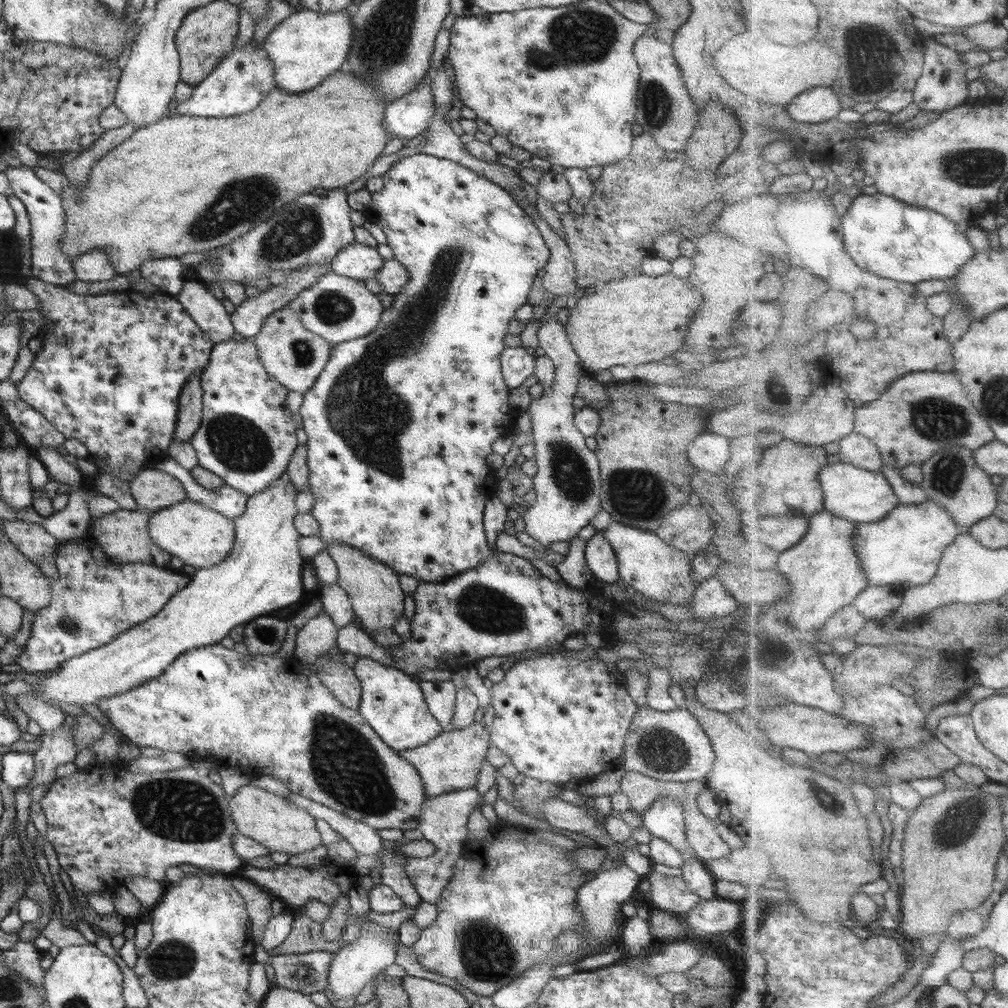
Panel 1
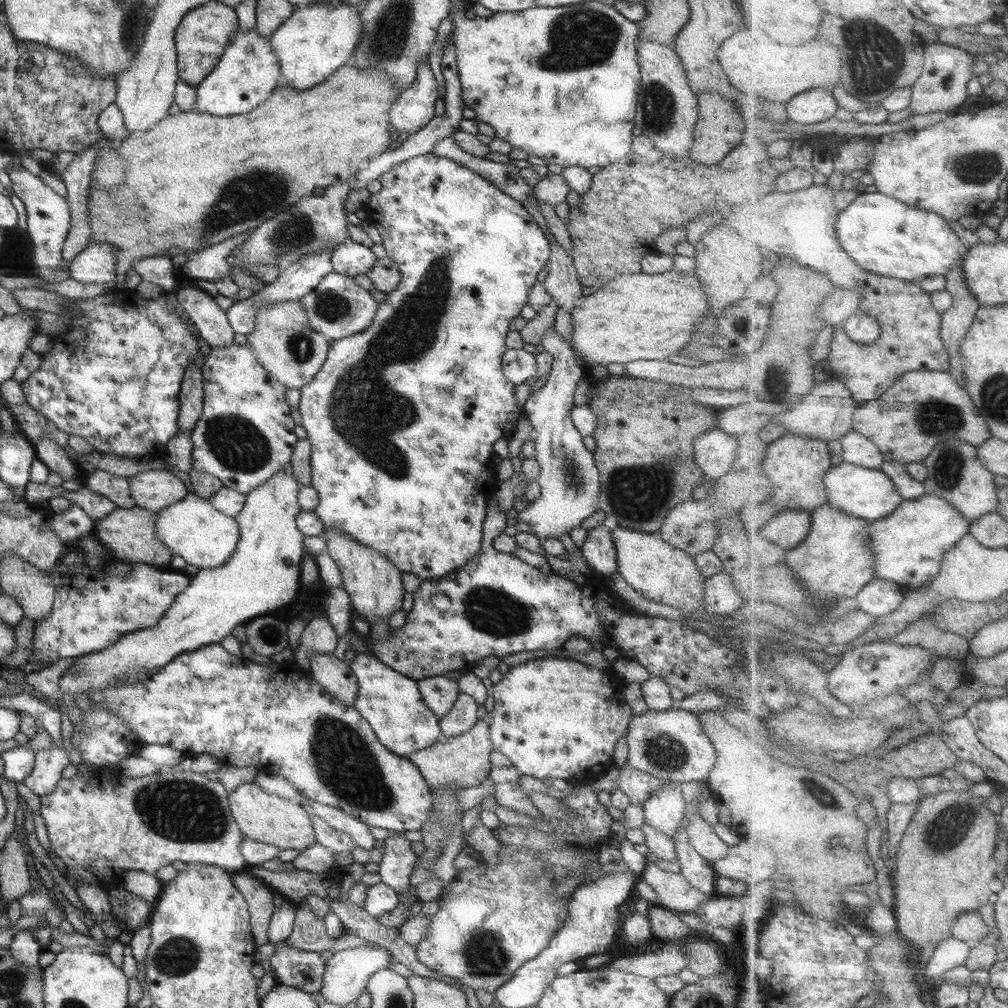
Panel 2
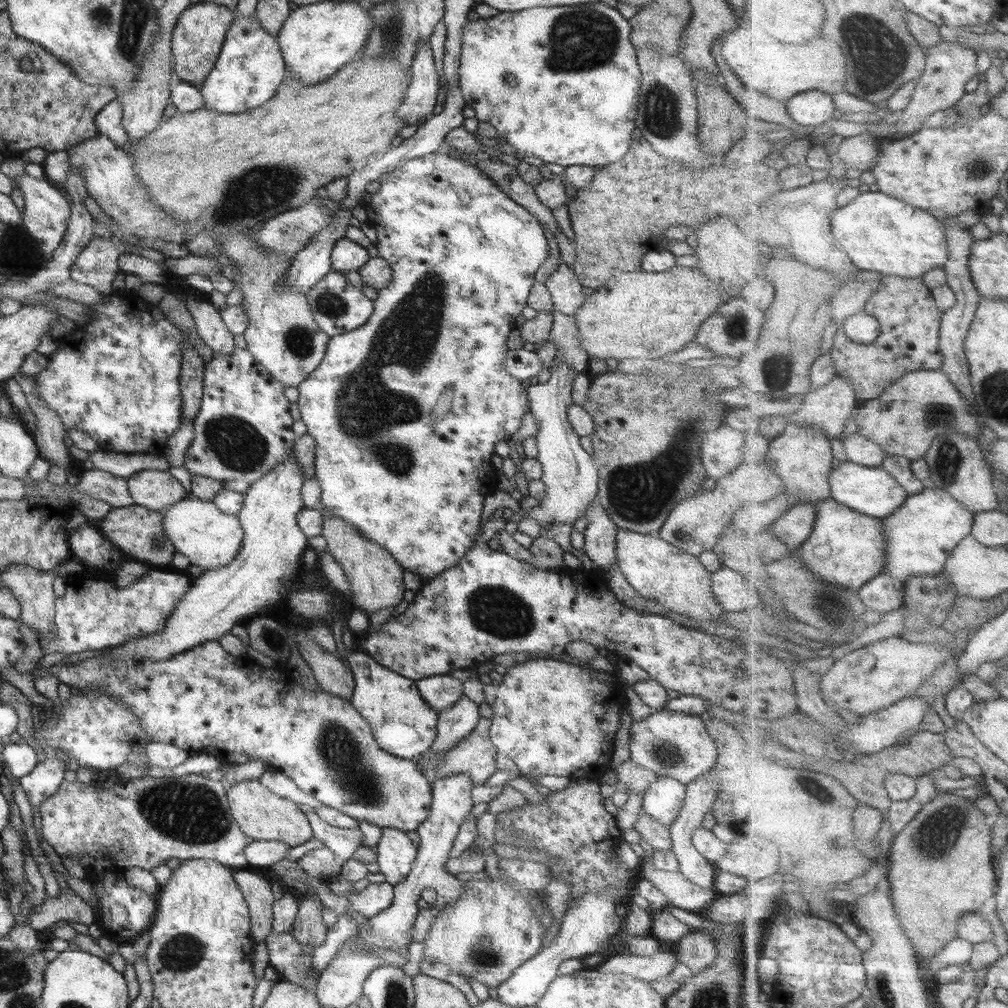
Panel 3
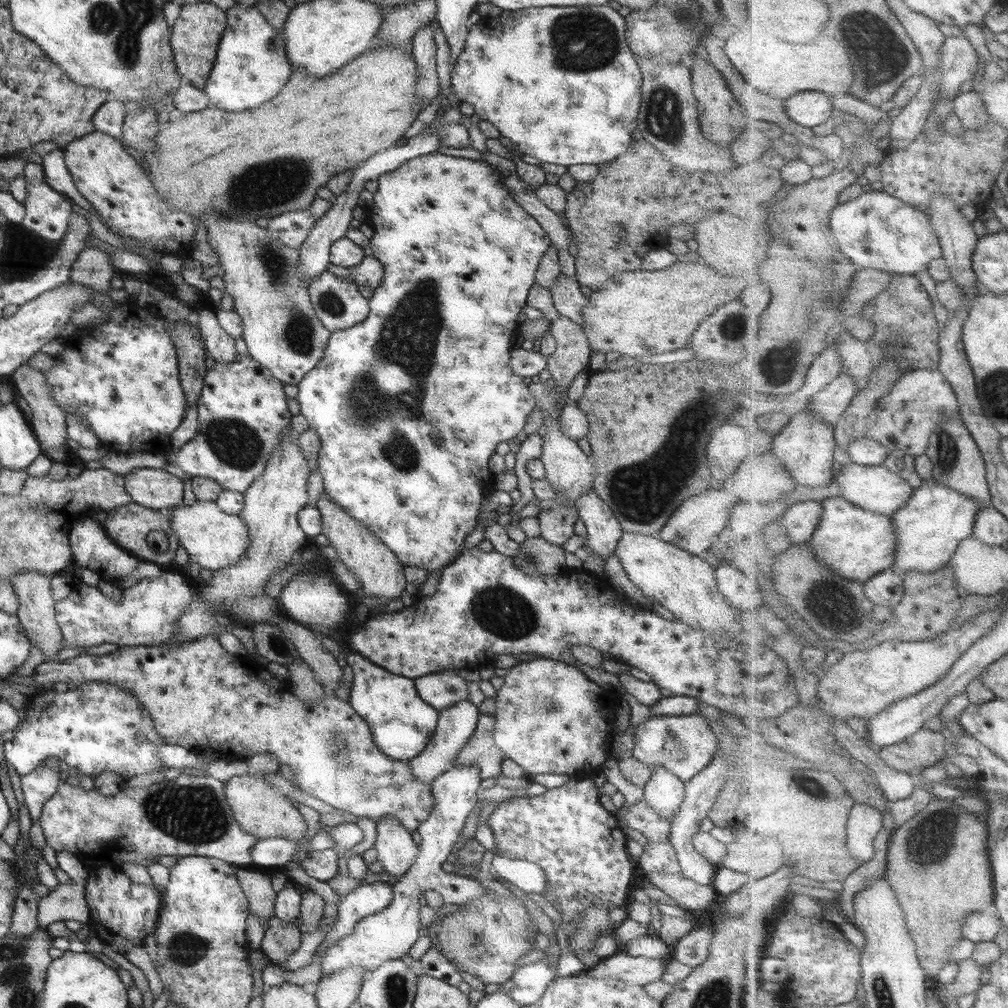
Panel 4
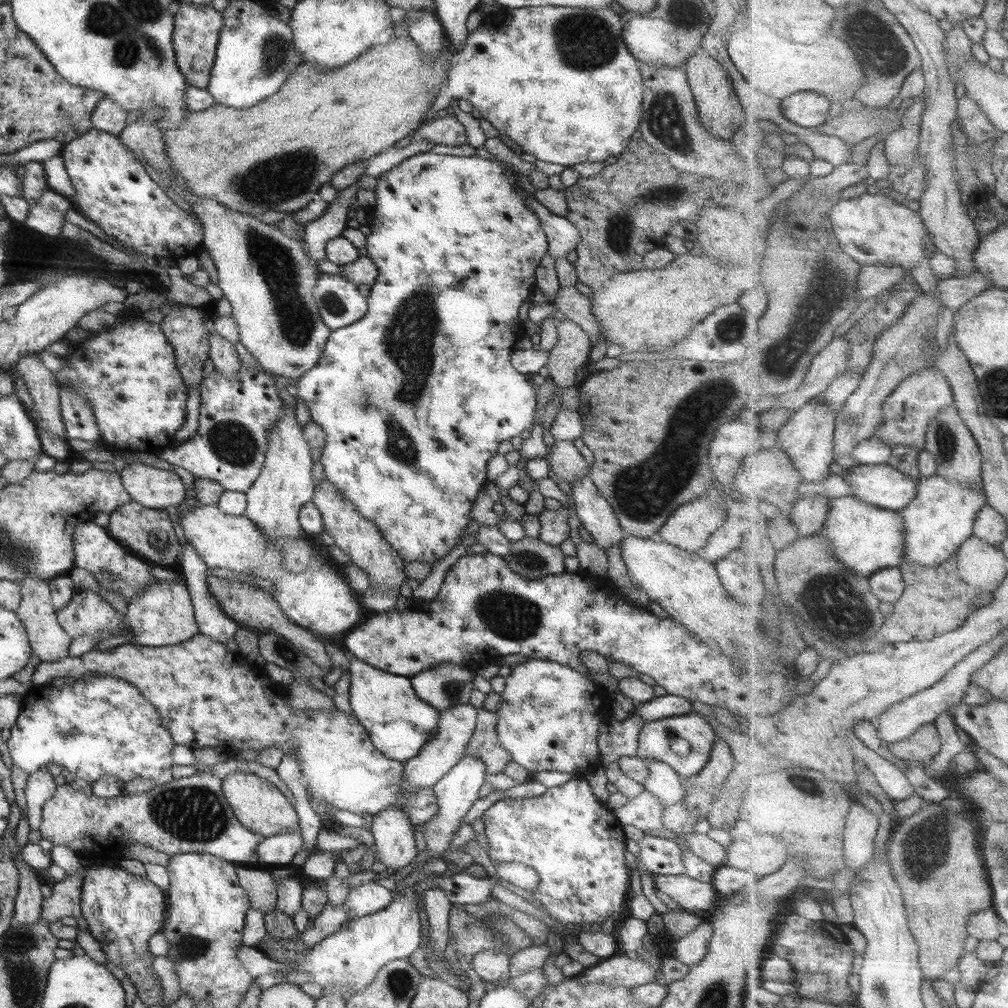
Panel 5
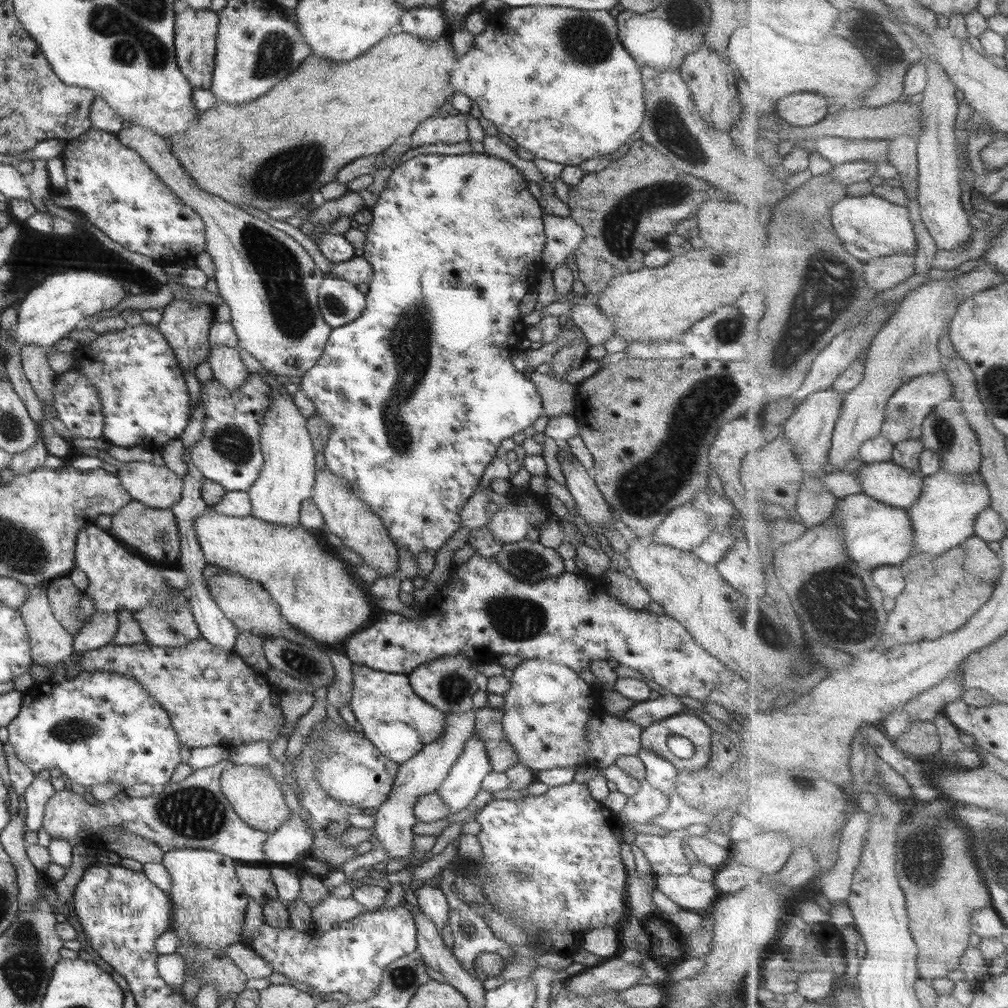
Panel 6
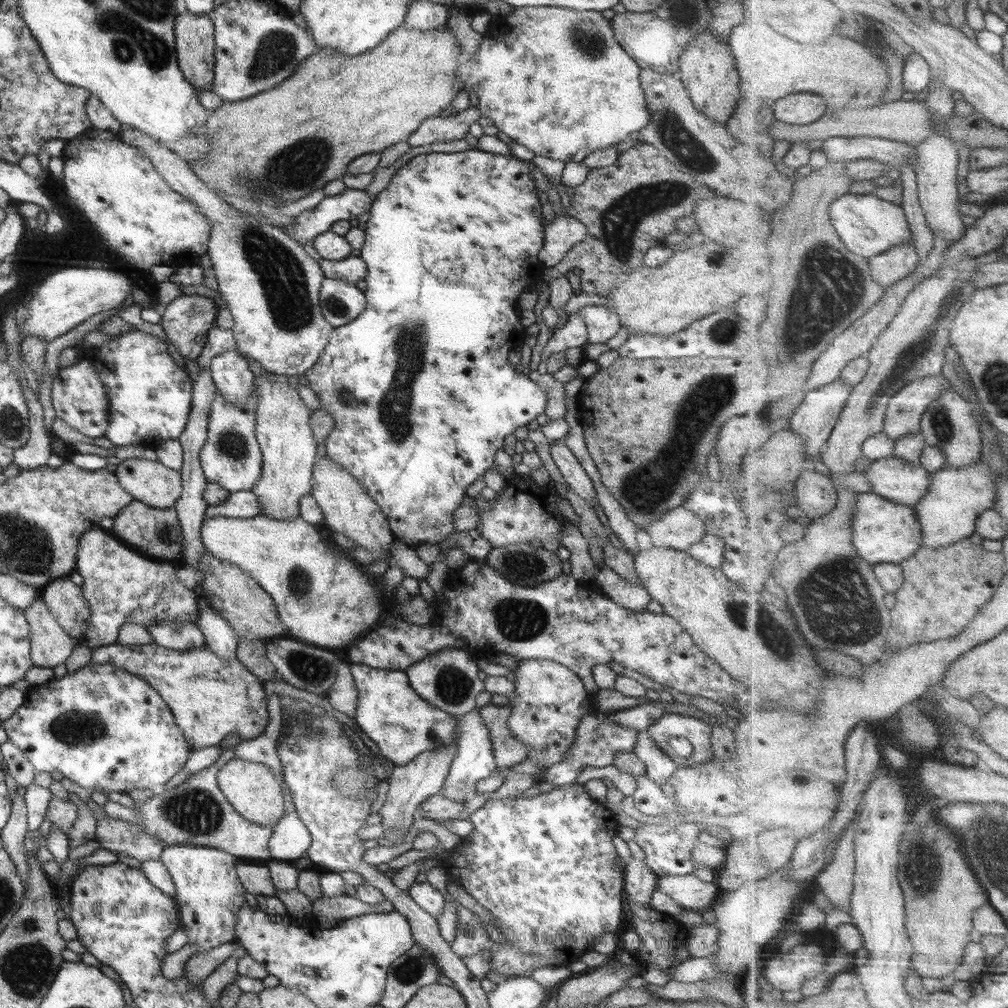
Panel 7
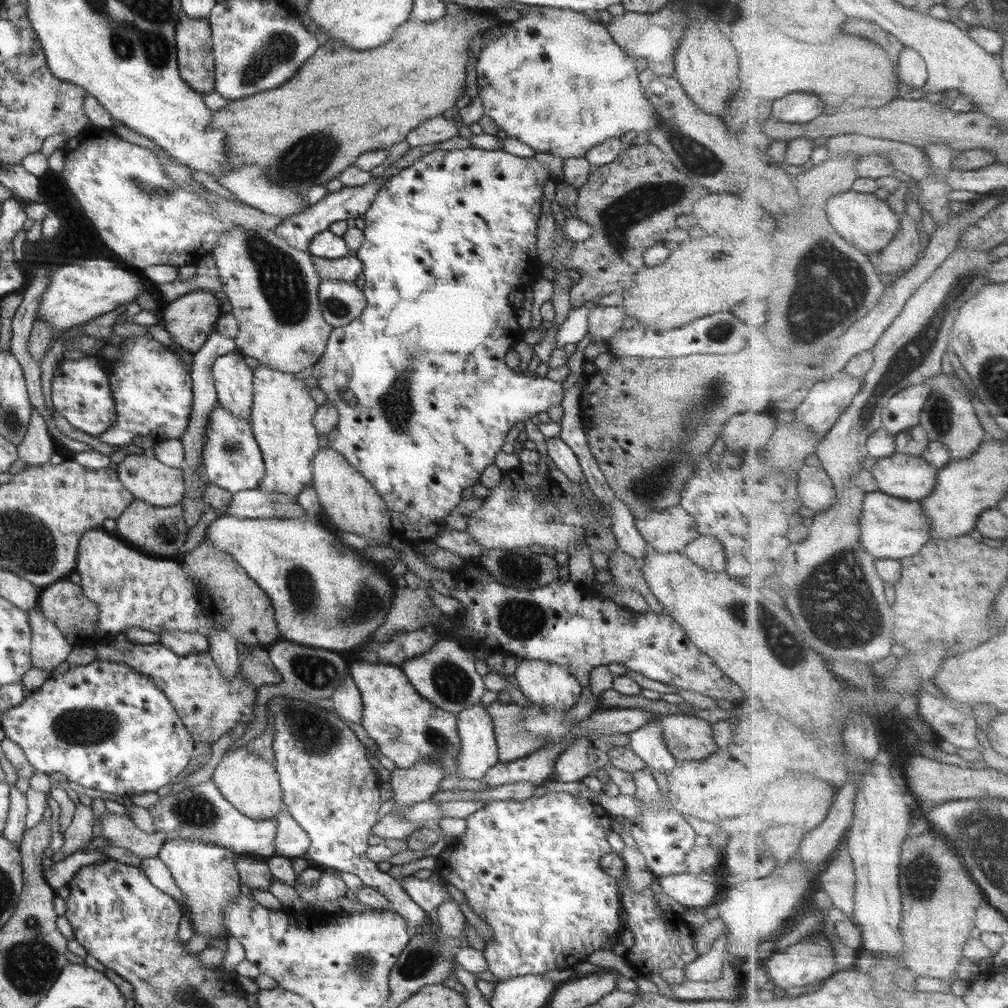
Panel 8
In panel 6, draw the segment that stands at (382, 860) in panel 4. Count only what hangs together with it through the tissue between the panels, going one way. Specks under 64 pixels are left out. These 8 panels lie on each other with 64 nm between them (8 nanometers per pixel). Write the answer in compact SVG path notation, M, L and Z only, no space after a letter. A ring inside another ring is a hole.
M474 708L464 711L464 713L446 713L444 728L445 732L440 740L424 746L420 752L410 758L410 761L399 764L392 788L383 802L384 804L377 809L374 815L376 818L373 827L374 836L380 841L380 847L388 851L389 860L398 860L414 852L412 828L417 823L416 818L414 818L414 805L421 796L429 792L437 792L448 776L452 765L462 756L464 746L466 746L468 738L472 736L475 728Z

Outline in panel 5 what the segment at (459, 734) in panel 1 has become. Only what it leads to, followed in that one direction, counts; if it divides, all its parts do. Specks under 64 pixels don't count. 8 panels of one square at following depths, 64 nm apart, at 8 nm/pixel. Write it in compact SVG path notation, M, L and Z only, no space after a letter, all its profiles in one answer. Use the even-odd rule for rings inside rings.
M484 707L478 709L474 734L466 747L466 756L478 756L484 761L488 774L500 774L506 765L512 761L510 754L496 743L496 724L498 716L496 712L489 712Z

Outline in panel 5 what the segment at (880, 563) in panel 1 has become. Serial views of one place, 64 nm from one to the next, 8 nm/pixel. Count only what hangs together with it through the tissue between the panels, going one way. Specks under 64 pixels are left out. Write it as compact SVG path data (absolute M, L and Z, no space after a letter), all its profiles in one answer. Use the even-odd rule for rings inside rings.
M940 474L931 477L923 476L918 488L919 495L915 502L902 511L907 520L909 536L907 560L904 563L914 561L926 567L936 568L975 535L979 514L989 504L989 498L985 490L966 488Z

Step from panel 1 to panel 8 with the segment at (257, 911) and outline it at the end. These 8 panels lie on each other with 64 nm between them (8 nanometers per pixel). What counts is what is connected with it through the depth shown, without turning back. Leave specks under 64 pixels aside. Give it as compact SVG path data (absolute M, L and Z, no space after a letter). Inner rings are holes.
M237 855L235 867L241 882L246 884L250 890L260 889L268 891L273 876L266 858L252 855Z

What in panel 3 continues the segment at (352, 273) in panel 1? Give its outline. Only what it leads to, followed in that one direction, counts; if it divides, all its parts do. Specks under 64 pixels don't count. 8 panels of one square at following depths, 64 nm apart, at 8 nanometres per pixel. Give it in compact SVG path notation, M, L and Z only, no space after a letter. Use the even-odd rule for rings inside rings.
M347 237L336 242L331 253L331 264L336 272L358 272L368 260L370 250L356 244Z

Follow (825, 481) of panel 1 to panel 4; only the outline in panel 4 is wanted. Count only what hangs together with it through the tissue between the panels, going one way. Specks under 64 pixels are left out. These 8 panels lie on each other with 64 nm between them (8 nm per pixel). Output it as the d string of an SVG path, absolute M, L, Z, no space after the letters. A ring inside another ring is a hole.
M852 462L851 465L842 467L839 473L836 474L835 479L843 490L840 497L847 498L854 504L859 504L861 507L885 515L895 515L898 511L902 511L915 495L914 486L908 480L904 480L900 473L894 472L885 464L866 466L865 464Z

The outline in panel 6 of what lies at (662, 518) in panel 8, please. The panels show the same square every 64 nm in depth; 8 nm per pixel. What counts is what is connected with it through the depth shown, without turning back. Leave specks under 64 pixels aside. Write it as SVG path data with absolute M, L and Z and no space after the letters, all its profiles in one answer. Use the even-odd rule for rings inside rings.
M692 502L673 508L653 532L654 542L672 548L676 547L681 551L690 551L700 546L708 538L708 535L714 532L712 525L708 522L710 520L707 518L707 514L697 510Z

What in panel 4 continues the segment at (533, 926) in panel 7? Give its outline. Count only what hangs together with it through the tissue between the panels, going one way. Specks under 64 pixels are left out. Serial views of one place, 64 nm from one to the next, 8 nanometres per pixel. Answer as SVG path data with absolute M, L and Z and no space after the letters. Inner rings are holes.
M569 779L566 784L559 786L558 788L548 789L544 794L540 796L524 796L514 797L511 801L506 801L506 804L500 804L490 817L487 819L488 826L492 829L493 837L495 840L495 851L494 853L498 856L504 856L506 858L512 858L516 860L527 860L537 864L546 873L547 883L544 892L542 892L544 898L551 904L554 904L554 908L560 913L562 922L568 923L571 920L577 920L579 914L583 910L587 910L593 904L601 904L603 908L616 908L626 902L628 898L628 892L630 890L630 882L632 882L632 873L634 872L634 861L626 857L626 843L627 838L625 837L624 831L619 826L619 821L615 818L614 814L608 812L606 808L599 801L600 794L598 788L591 779Z

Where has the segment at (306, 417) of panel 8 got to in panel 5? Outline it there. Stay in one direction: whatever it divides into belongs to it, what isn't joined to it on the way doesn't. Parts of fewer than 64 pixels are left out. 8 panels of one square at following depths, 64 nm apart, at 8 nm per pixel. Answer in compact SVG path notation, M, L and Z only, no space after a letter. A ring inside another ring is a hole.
M288 404L281 406L281 415L269 428L263 468L254 484L245 492L247 509L243 514L254 521L267 539L295 539L308 536L299 523L303 504L311 501L314 491L313 458L303 428L296 419L295 410Z

